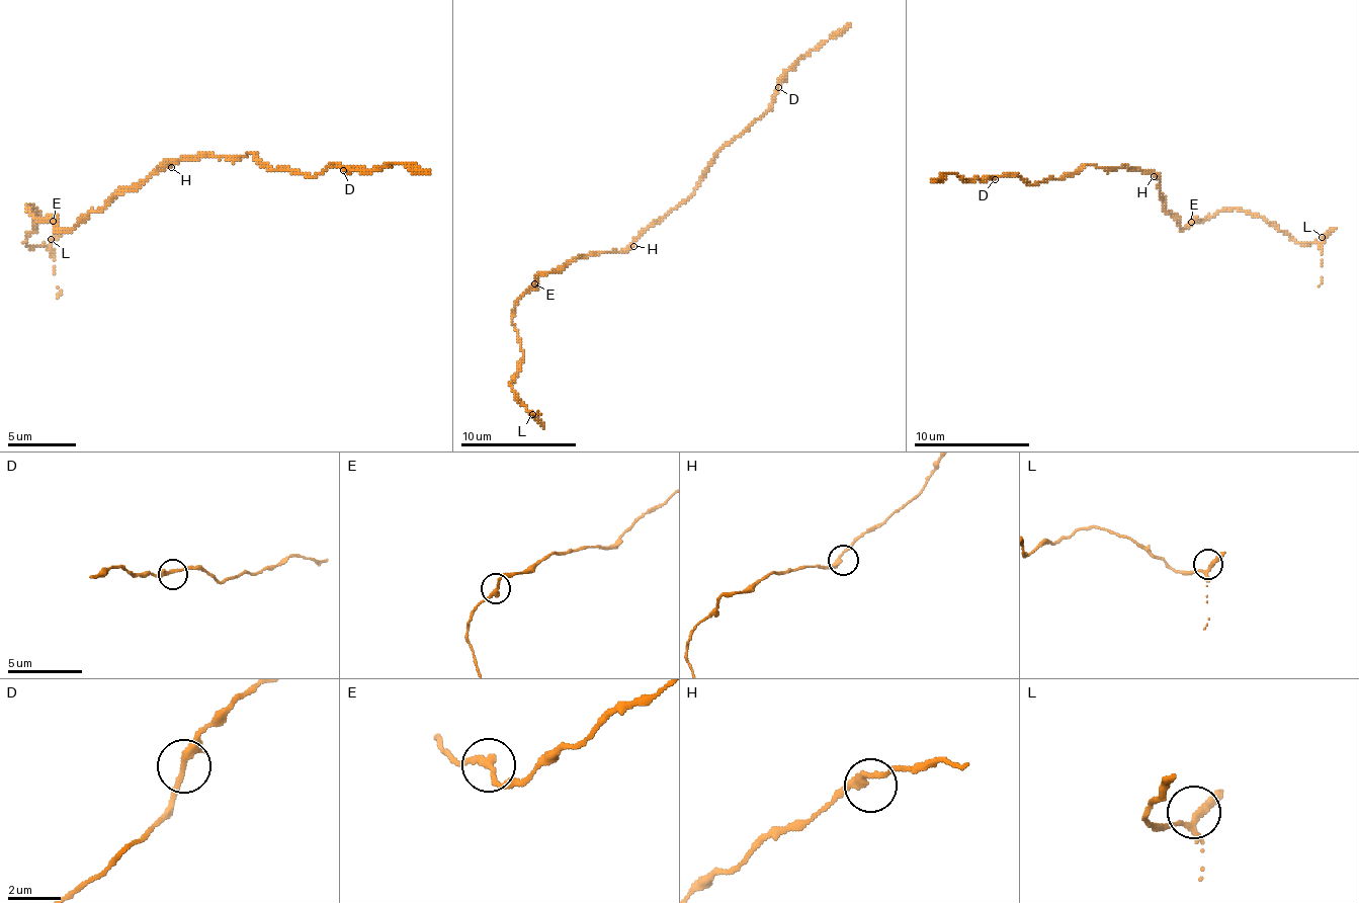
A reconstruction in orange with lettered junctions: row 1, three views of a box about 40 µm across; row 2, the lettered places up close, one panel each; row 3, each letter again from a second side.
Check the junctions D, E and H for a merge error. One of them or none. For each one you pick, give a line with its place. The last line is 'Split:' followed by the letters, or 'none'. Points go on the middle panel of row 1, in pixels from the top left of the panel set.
Split: none

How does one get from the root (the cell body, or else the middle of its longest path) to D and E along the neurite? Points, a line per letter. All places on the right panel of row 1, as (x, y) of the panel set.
D: (1154, 176), (1125, 165), (1119, 167), (1085, 165), (1058, 179), (1044, 179), (1032, 185), (1018, 176), (995, 179)
E: (1154, 176), (1160, 179), (1163, 206), (1174, 217), (1177, 226), (1183, 228), (1191, 223)

